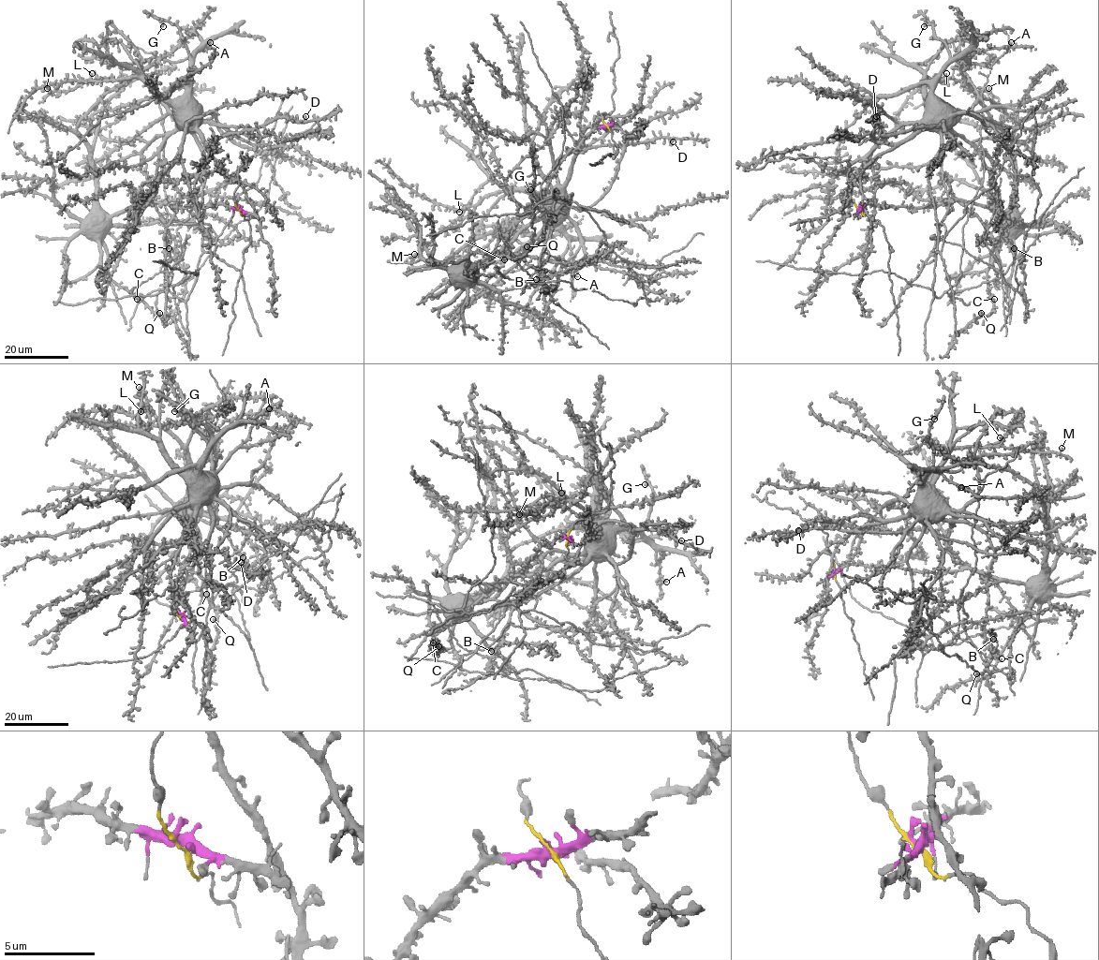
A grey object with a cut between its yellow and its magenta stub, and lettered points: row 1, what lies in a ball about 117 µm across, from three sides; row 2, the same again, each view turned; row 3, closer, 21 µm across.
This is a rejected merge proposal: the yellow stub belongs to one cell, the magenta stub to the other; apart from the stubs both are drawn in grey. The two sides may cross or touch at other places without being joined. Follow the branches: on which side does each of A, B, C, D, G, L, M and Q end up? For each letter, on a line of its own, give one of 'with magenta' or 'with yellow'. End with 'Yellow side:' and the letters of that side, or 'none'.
A: with yellow
B: with yellow
C: with magenta
D: with yellow
G: with yellow
L: with yellow
M: with yellow
Q: with magenta
Yellow side: A, B, D, G, L, M

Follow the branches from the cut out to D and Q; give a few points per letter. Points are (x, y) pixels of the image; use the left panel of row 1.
D: (239, 210), (234, 197), (239, 183), (217, 167), (207, 146), (279, 117), (304, 121), (305, 116)
Q: (239, 210), (224, 204), (175, 207), (148, 200), (112, 217), (98, 239), (100, 266), (118, 285), (158, 312)

